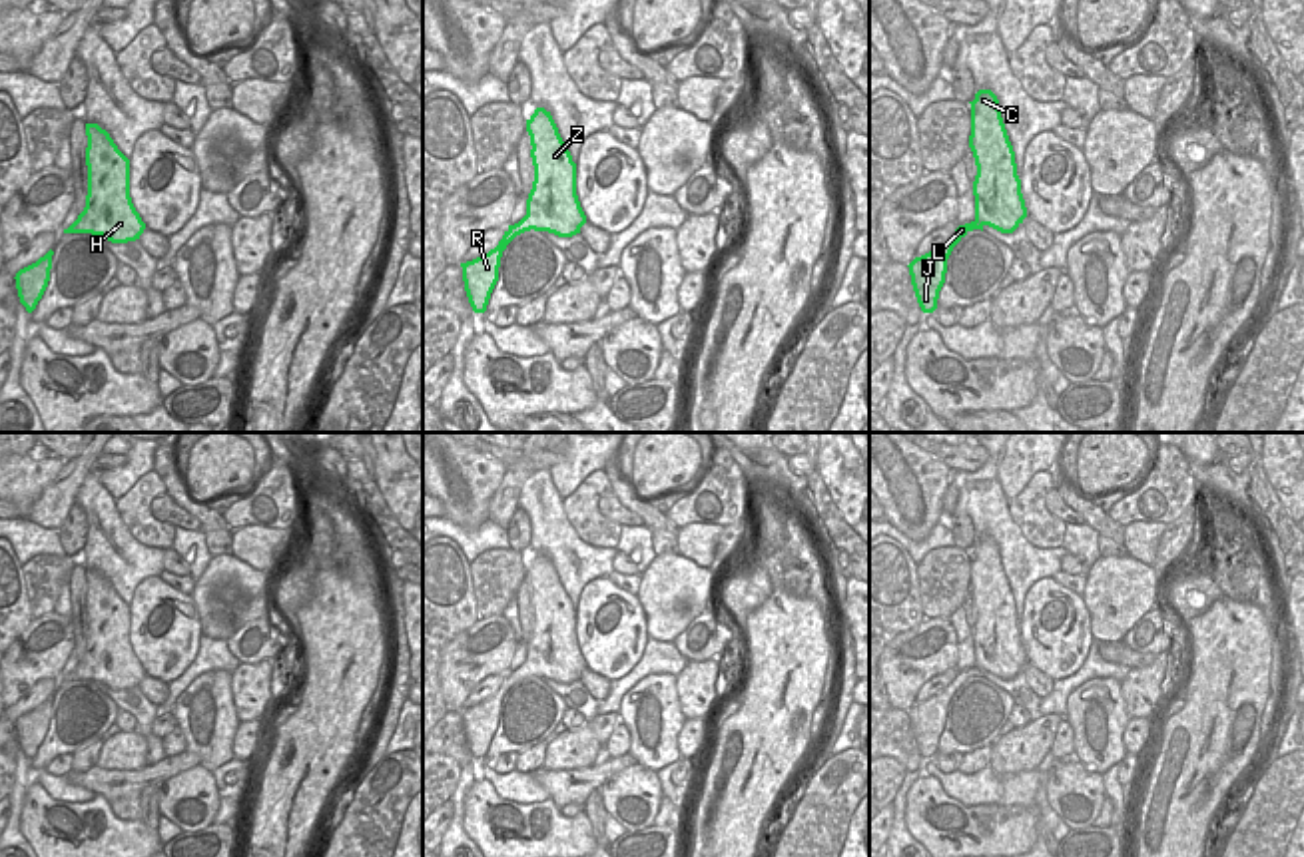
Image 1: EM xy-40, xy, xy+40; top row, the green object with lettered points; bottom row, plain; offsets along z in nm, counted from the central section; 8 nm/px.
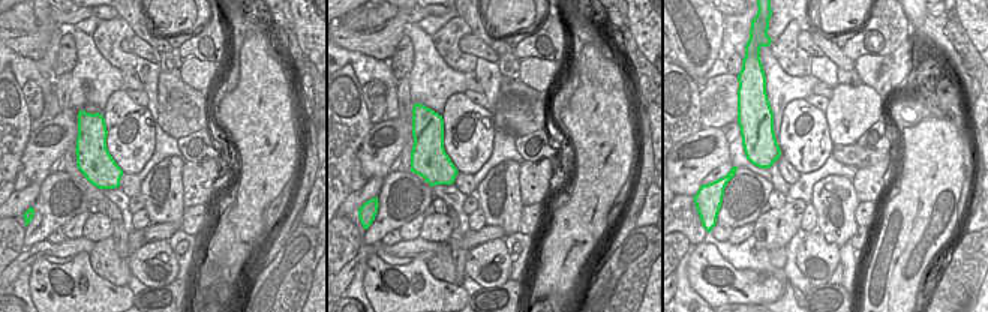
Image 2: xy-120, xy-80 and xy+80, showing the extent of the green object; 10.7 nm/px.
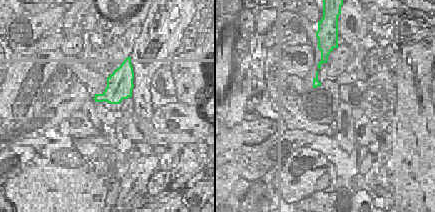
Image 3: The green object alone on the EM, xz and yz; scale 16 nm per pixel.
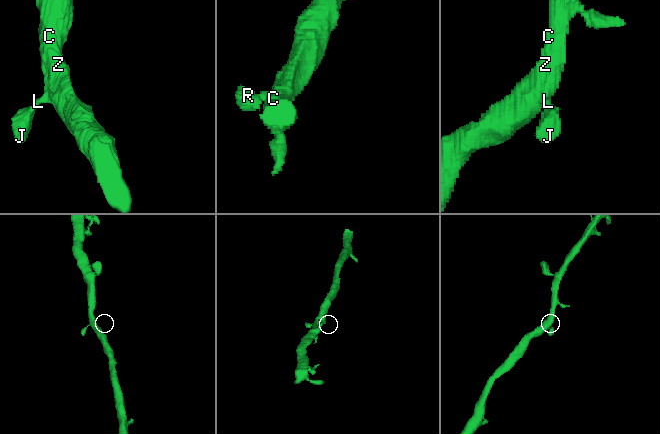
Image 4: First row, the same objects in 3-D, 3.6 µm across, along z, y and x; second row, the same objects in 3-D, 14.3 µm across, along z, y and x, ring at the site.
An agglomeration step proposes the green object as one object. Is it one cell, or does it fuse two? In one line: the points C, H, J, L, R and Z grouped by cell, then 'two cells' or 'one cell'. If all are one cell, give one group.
C H J L R Z | one cell

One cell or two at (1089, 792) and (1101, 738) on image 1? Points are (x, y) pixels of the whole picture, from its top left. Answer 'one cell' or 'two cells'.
two cells

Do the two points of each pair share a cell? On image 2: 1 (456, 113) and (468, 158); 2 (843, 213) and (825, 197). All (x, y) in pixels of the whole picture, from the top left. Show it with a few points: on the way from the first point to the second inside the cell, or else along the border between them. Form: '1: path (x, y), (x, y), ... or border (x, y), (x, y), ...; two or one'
1: path (452, 125), (450, 143), (456, 149); one
2: path (838, 209), (829, 200); one

